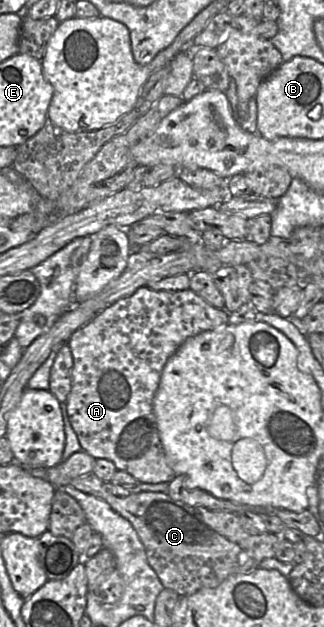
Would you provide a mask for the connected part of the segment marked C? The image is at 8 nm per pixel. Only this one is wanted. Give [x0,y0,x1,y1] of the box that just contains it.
[70,474,283,596]

